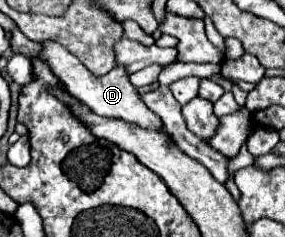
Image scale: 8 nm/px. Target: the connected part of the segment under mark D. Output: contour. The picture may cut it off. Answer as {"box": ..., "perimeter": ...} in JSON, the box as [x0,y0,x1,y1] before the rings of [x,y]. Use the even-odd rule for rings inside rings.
{"box":[38,41,164,131],"perimeter":[[[54,41],[40,43],[38,59],[50,67],[50,71],[58,77],[58,83],[70,95],[74,95],[76,99],[86,103],[94,113],[98,113],[102,117],[132,121],[132,123],[138,123],[140,127],[146,127],[146,129],[162,129],[164,131],[160,117],[154,115],[152,111],[148,111],[148,107],[144,107],[144,103],[140,101],[136,87],[130,83],[128,75],[124,73],[124,67],[114,67],[108,75],[100,75],[100,77],[92,75],[72,53],[68,53],[64,47],[60,47],[60,43],[54,43]]]}

